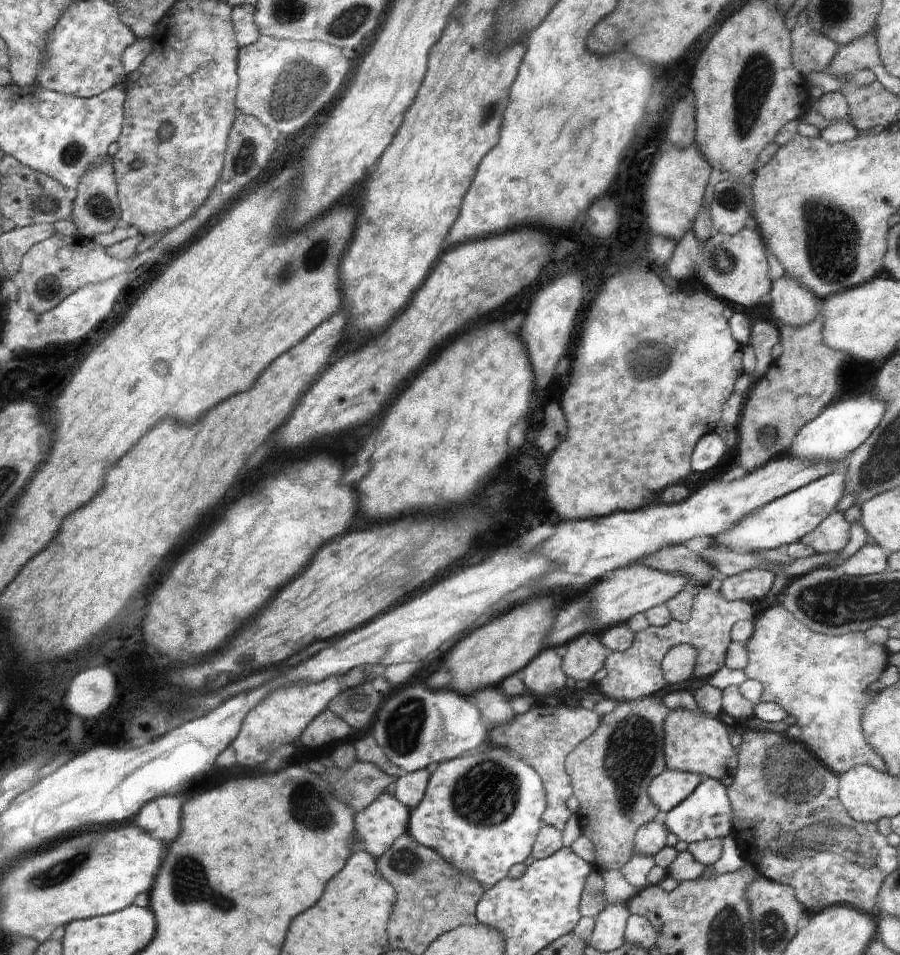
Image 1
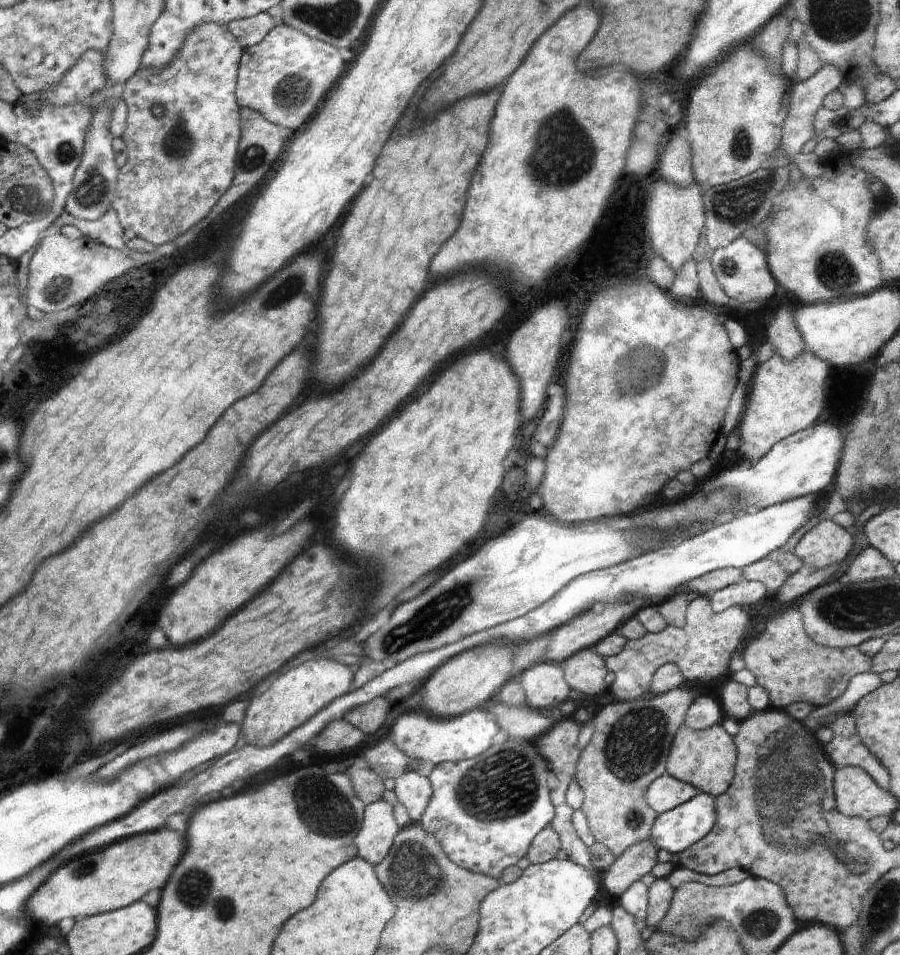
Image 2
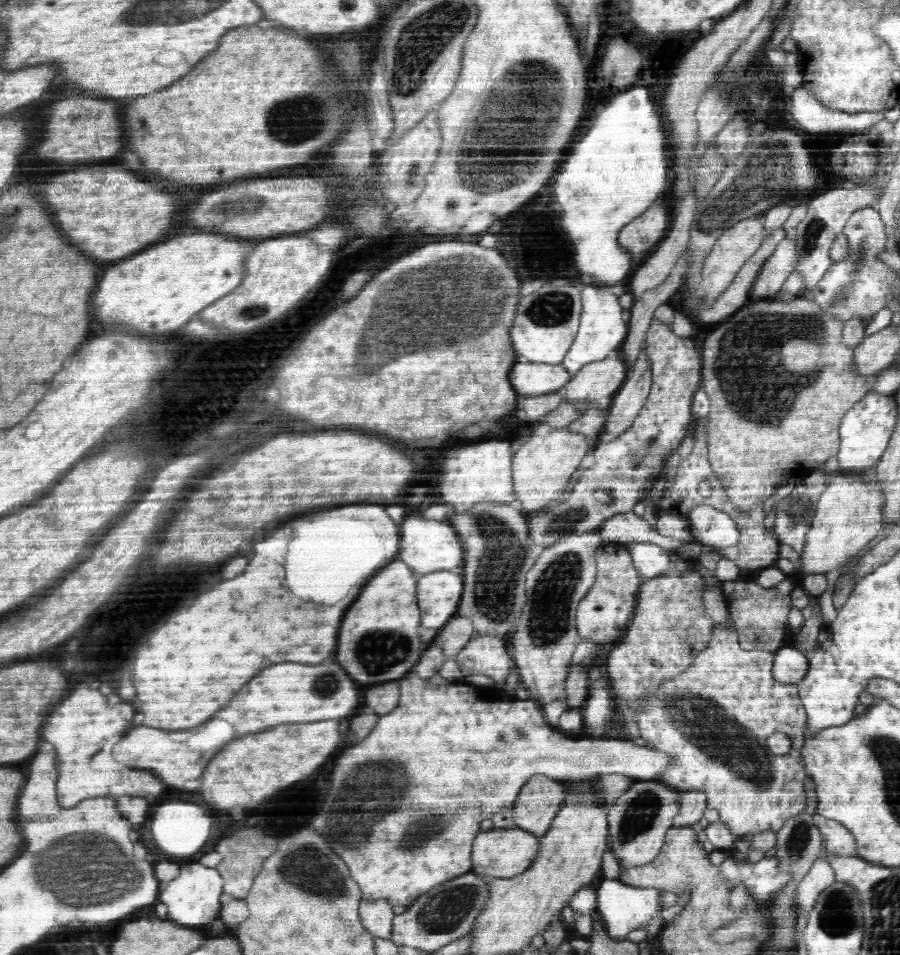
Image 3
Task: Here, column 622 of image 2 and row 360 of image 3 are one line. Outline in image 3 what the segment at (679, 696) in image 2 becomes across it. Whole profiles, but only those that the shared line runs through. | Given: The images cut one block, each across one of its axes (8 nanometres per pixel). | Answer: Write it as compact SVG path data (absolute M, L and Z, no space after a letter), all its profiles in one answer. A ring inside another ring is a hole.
M796 296L790 302L775 299L748 302L733 315L727 317L724 322L712 327L710 334L705 338L704 347L700 350L701 387L708 395L711 405L706 417L708 422L705 424L706 446L708 446L710 464L714 466L714 470L718 470L718 478L722 478L722 482L726 482L726 494L730 494L730 502L734 502L734 506L738 506L738 510L750 510L750 506L754 506L754 502L764 502L766 498L770 498L772 490L780 486L783 478L795 478L798 481L837 454L840 446L839 426L842 417L868 394L868 388L870 388L867 384L868 378L857 374L856 366L853 366L853 349L843 342L842 334L843 322L838 320L838 317L826 316L826 313L810 301L808 296Z

